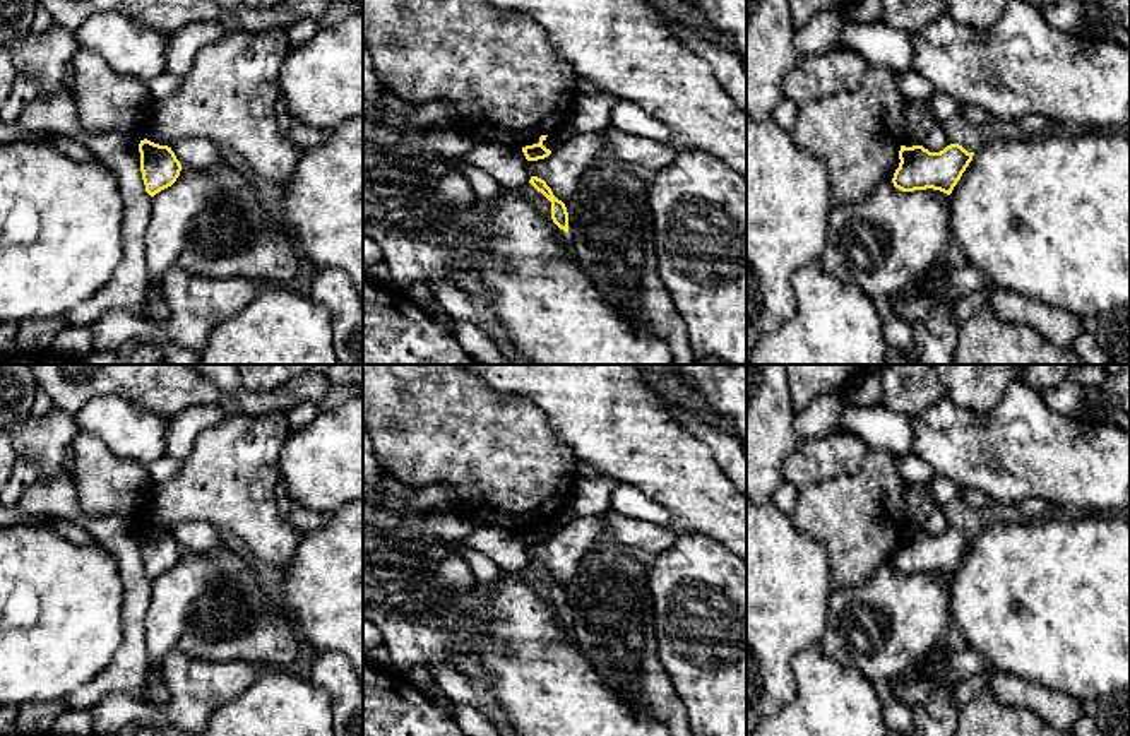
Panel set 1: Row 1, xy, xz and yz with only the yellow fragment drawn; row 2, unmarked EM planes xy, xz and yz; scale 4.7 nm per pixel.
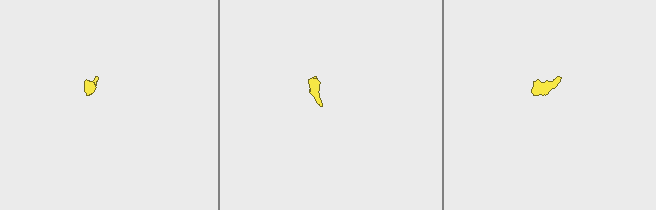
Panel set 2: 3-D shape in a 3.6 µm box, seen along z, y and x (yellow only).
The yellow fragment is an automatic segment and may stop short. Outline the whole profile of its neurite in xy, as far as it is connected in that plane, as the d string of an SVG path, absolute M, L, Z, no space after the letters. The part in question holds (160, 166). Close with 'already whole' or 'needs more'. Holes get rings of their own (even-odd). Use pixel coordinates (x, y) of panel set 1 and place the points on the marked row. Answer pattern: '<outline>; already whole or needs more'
M147 139L139 144L140 171L146 192L154 197L171 187L180 176L181 164L168 145L154 144Z; already whole

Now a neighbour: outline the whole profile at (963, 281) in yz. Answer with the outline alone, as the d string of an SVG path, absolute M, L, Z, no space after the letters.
M960 265L947 270L947 294L959 301L991 286L991 279L978 267Z

